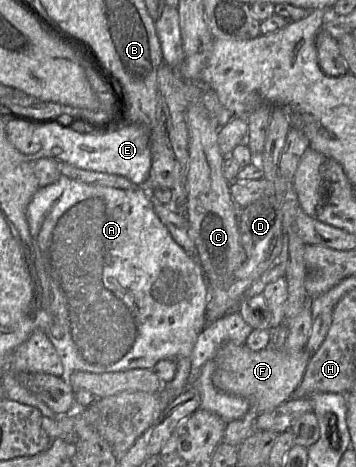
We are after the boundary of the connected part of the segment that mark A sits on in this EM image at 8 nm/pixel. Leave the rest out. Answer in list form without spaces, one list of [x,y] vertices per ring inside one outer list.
[[[61,175],[60,178],[47,186],[39,187],[32,197],[26,217],[33,241],[36,242],[44,261],[46,274],[50,282],[52,302],[50,315],[51,326],[42,331],[50,339],[62,362],[64,370],[85,371],[90,373],[118,372],[137,368],[151,369],[158,361],[173,359],[177,363],[174,379],[163,385],[173,399],[187,388],[187,379],[191,368],[191,355],[199,334],[205,328],[205,310],[208,301],[208,283],[198,262],[178,245],[168,229],[160,221],[151,201],[151,191],[143,186],[135,189],[116,189],[77,182]]]

